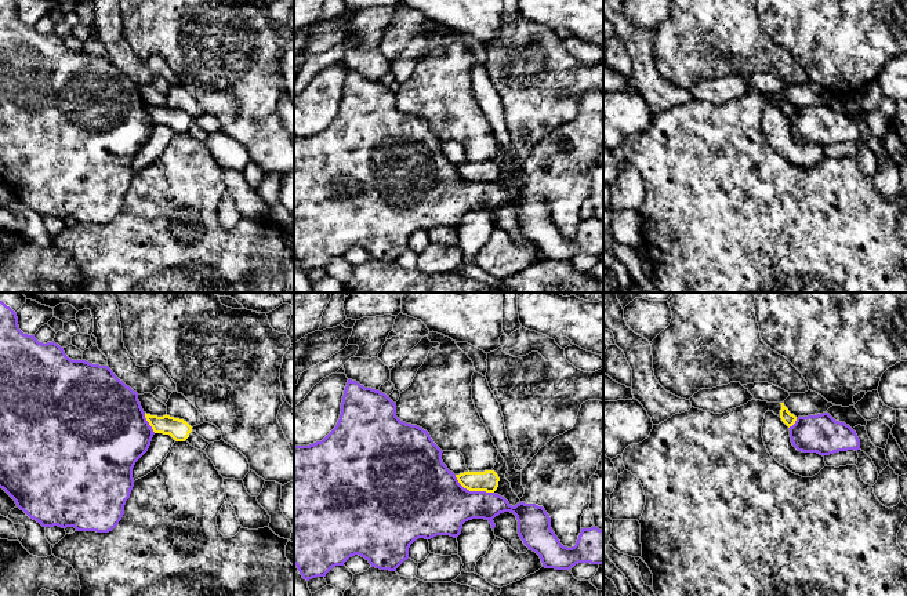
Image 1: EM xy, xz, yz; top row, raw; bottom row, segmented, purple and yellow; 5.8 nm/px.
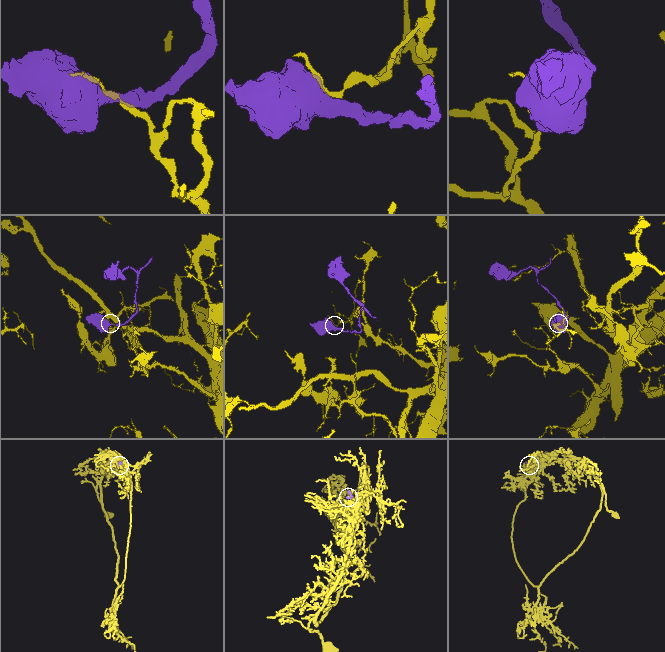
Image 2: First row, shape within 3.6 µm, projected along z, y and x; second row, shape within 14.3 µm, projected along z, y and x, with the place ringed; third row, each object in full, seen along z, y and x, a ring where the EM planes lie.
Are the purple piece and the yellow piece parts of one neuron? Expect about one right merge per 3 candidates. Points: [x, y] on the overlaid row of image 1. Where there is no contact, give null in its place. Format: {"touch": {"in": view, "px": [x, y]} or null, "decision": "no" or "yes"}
{"touch": {"in": "xz", "px": [472, 491]}, "decision": "no"}

